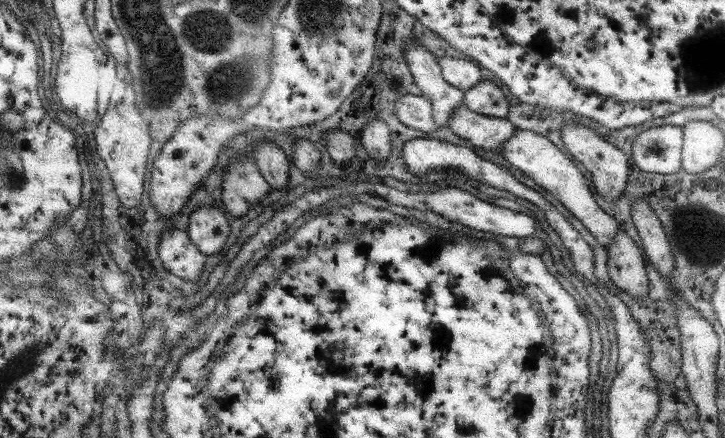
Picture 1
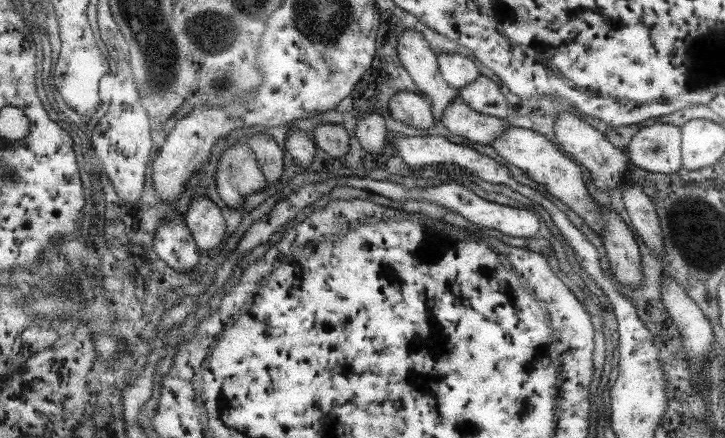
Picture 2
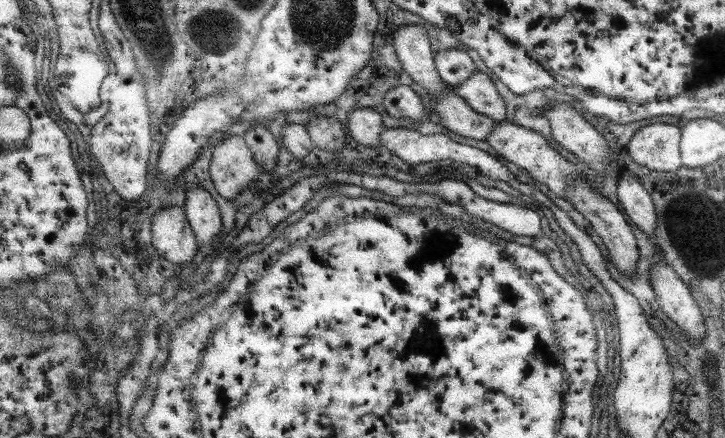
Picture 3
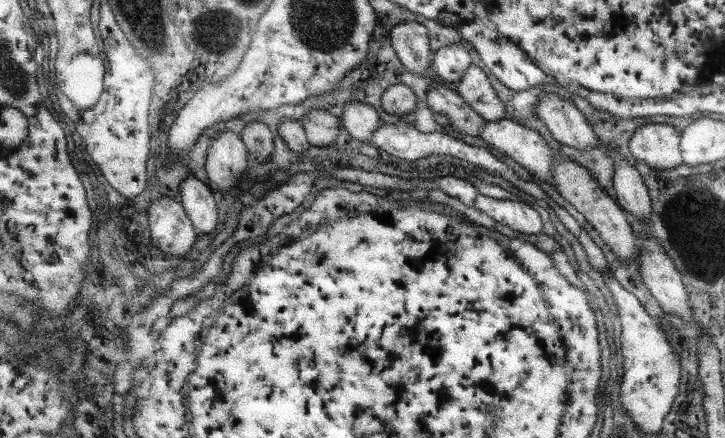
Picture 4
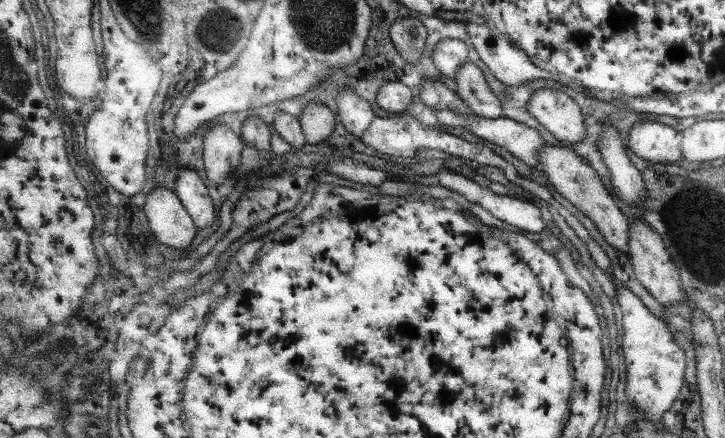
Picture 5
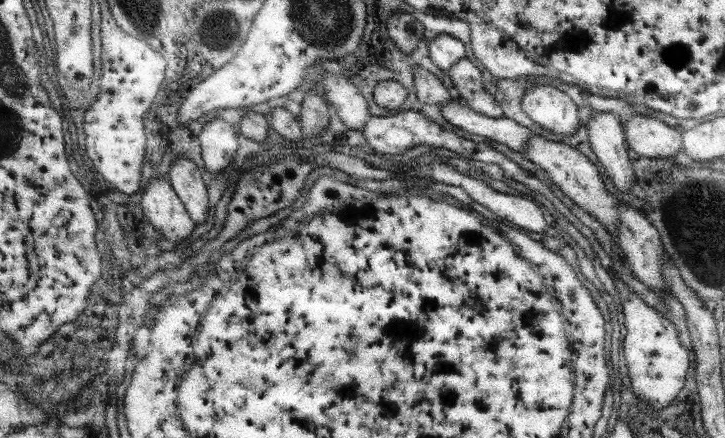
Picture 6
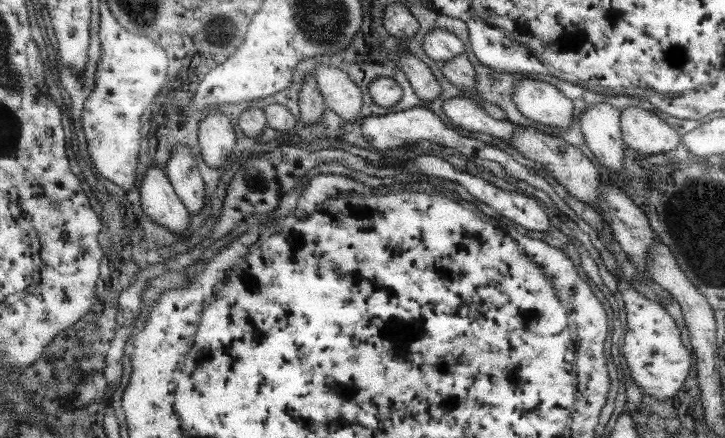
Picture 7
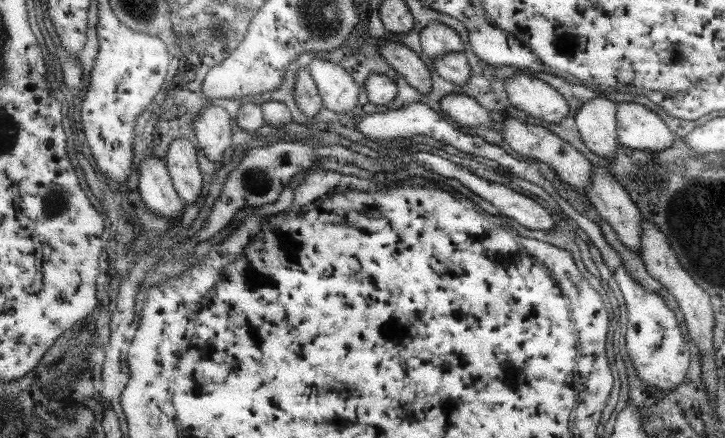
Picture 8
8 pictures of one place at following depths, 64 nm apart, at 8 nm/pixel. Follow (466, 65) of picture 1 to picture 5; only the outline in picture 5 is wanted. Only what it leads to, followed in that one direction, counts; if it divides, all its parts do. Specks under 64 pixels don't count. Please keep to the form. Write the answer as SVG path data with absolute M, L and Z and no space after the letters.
M445 38L442 43L436 45L432 58L435 68L446 78L452 79L460 66L469 60L466 44L454 38Z

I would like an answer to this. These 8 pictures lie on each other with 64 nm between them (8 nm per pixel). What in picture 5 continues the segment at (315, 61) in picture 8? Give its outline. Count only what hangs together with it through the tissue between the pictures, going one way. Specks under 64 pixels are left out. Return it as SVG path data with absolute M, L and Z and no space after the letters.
M339 90L336 95L336 104L336 108L338 108L336 113L342 126L354 136L361 138L375 117L371 104L366 99L352 94L352 90L348 90L344 94L340 94Z

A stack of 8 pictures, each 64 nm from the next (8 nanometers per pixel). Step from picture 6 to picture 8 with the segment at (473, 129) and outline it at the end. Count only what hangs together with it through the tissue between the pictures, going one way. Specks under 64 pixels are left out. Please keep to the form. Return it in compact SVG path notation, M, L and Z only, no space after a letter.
M446 94L440 100L441 109L462 126L482 126L500 132L501 124L491 119L488 110L484 109L478 101L466 94Z

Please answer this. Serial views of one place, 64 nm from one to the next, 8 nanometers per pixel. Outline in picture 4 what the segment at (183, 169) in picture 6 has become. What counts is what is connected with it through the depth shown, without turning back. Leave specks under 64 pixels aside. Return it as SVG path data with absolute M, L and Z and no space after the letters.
M188 174L179 184L180 199L198 237L210 234L218 227L218 205L214 194L196 176Z

